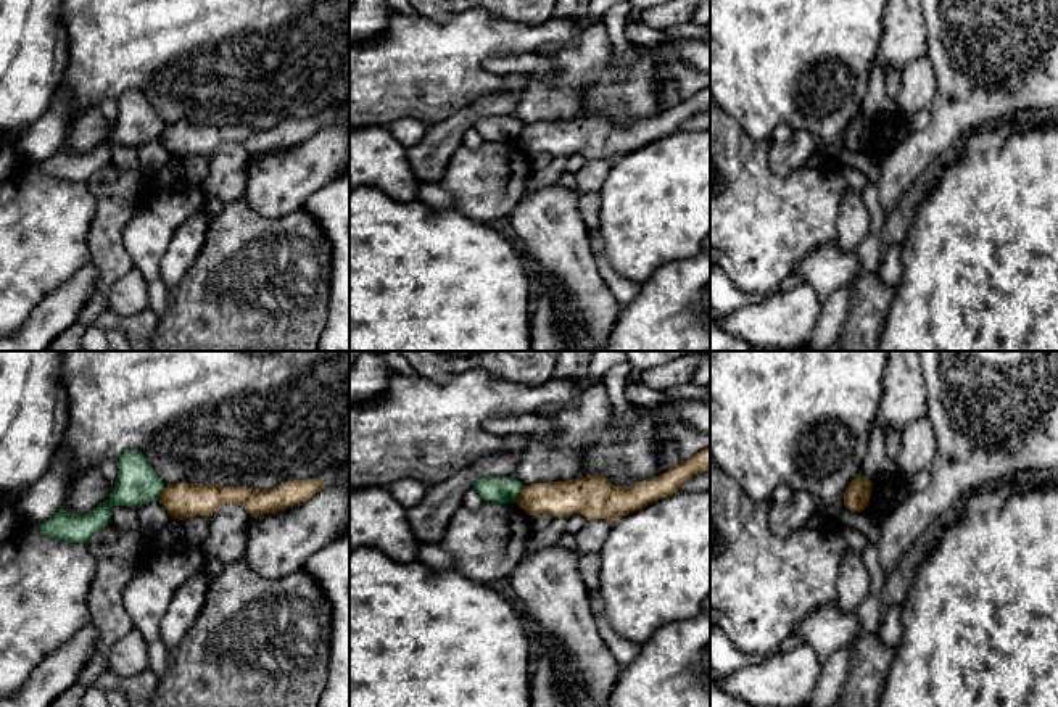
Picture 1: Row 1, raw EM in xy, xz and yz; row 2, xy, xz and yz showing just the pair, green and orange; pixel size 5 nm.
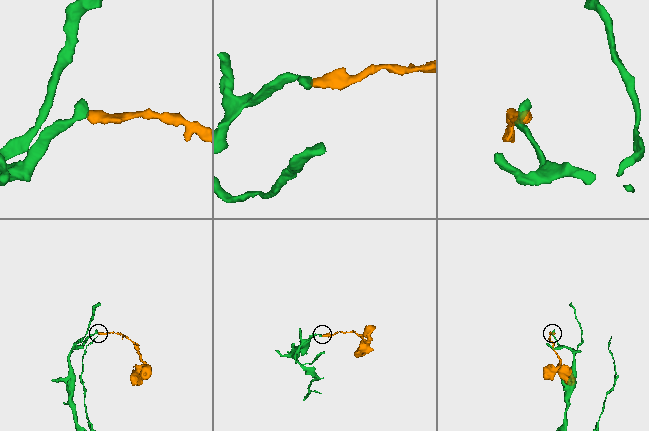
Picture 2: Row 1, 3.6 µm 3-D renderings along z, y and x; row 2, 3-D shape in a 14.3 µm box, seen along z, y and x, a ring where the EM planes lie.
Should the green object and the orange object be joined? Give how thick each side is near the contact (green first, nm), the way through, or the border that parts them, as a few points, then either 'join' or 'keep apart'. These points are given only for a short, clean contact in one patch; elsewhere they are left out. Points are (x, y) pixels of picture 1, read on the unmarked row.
calibres 140 and 180 nm; border xz (524, 126), (516, 140); keep apart

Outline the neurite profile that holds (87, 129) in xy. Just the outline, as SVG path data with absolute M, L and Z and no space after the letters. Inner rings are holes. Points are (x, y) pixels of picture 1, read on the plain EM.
M92 106L69 119L63 148L69 153L90 153L108 135L110 122L98 106Z

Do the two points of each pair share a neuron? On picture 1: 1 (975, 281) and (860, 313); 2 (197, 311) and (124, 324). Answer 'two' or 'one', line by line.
1: two
2: two

